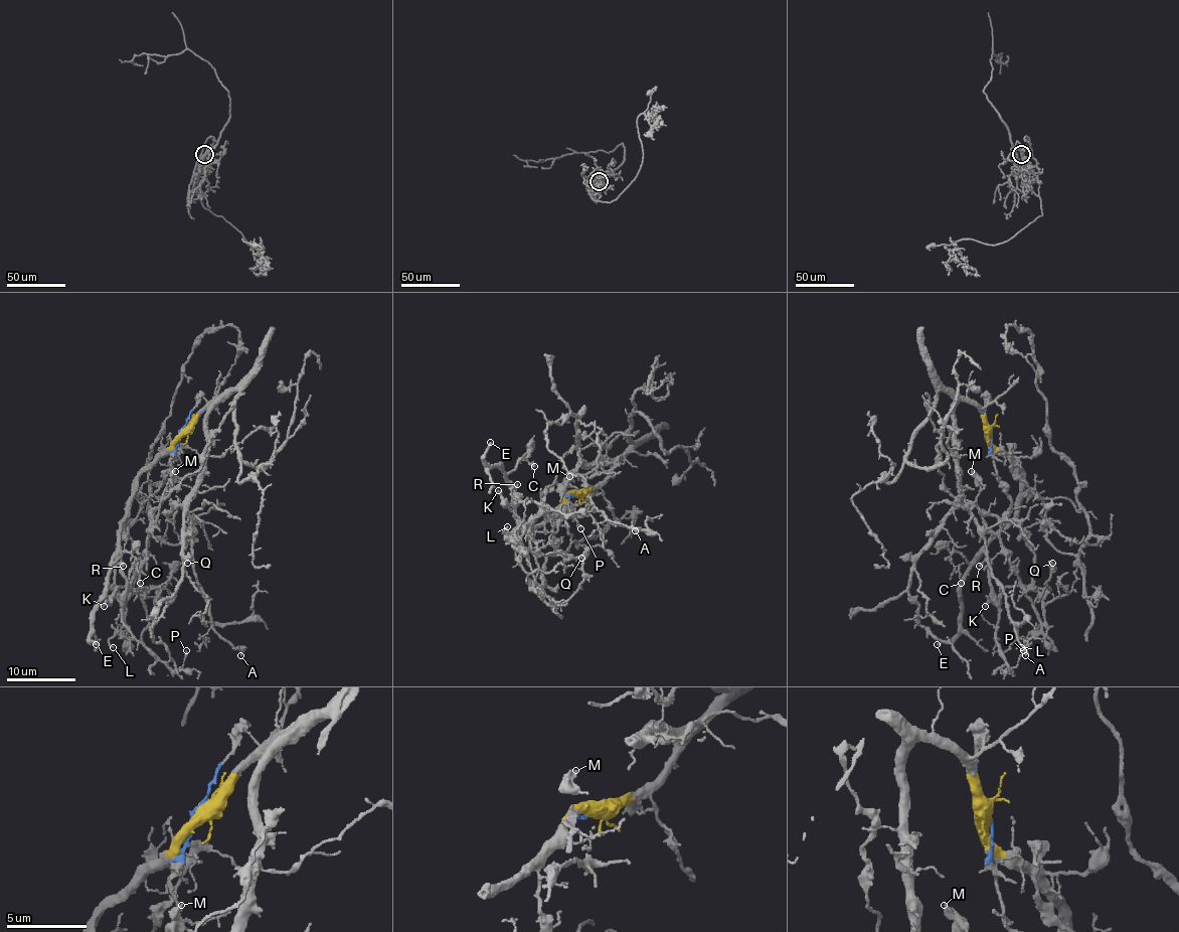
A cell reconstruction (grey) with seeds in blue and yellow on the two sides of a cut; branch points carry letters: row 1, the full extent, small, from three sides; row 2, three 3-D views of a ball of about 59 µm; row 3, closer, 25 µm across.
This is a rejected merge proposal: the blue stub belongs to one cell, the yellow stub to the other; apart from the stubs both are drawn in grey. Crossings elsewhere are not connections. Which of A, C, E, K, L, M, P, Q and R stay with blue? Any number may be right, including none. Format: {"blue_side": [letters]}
{"blue_side": ["K", "L", "M", "Q"]}

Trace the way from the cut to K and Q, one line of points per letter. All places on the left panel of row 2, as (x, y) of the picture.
K: (181, 431), (171, 460), (173, 480), (149, 526), (147, 550), (140, 572), (126, 586), (118, 587), (104, 606)
Q: (181, 431), (171, 460), (173, 480), (149, 526), (142, 568), (132, 589), (164, 584), (181, 563), (186, 563)

